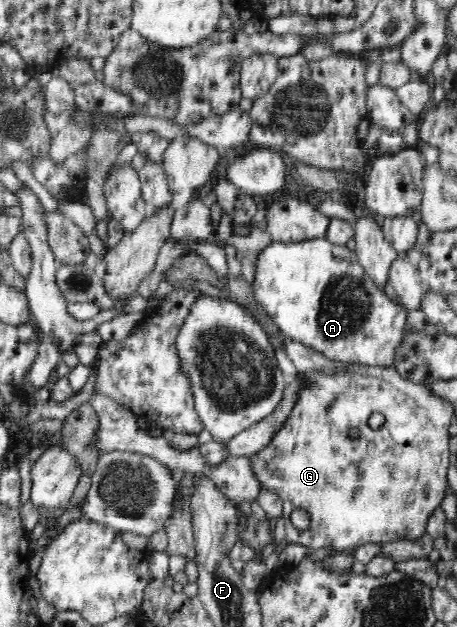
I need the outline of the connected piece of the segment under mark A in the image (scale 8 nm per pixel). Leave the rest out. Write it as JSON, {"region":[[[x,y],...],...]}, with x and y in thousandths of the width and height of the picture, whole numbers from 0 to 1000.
{"region":[[[713,376],[639,388],[595,384],[565,404],[556,451],[547,458],[558,480],[582,496],[626,537],[683,553],[720,574],[803,579],[853,585],[867,550],[884,536],[891,493],[825,461],[786,423],[779,402],[757,391],[726,388]]]}

